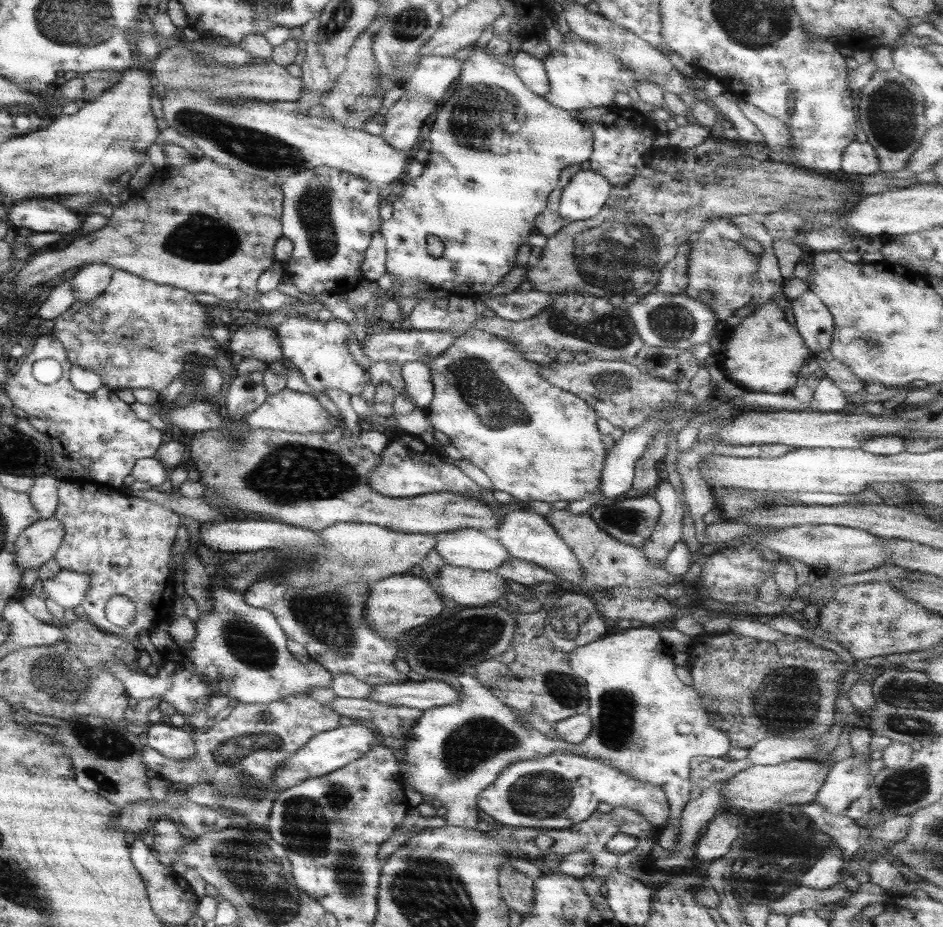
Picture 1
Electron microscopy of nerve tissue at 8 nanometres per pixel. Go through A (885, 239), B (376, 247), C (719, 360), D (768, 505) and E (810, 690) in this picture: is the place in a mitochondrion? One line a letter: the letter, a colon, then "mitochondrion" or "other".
A: other
B: other
C: other
D: other
E: mitochondrion

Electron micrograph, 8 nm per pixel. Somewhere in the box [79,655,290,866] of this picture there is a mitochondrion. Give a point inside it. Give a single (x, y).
(235, 753)

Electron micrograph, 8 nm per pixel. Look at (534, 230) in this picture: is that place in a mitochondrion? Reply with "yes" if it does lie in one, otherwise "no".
no

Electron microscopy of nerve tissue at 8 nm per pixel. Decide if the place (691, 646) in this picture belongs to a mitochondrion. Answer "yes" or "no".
no

